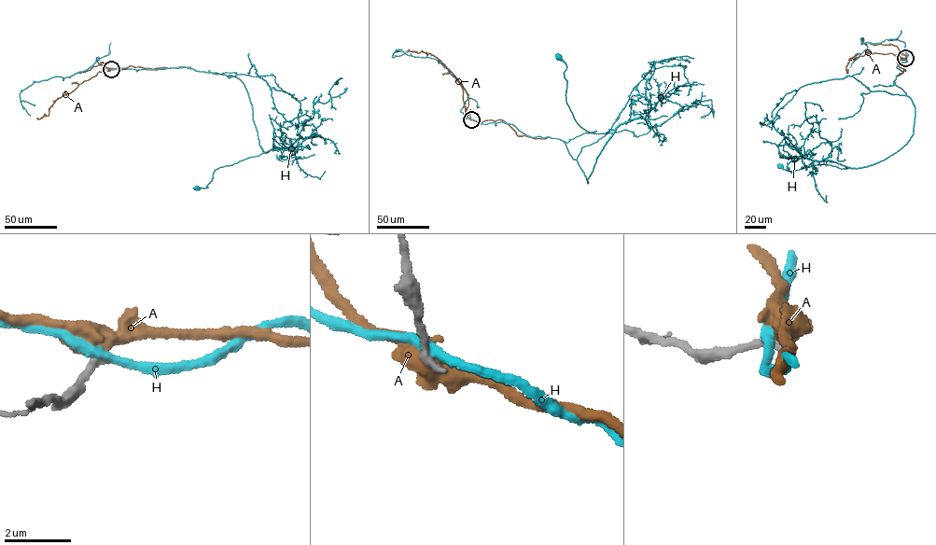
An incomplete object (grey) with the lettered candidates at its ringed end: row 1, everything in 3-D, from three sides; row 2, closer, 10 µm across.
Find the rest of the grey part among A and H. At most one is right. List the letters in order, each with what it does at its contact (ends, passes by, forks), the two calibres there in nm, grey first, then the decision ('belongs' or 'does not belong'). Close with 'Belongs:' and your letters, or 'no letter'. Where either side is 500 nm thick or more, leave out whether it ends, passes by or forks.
A: 240/500 nm | does not belong
H: it passes by | 240/280 nm | does not belong
Belongs: no letter

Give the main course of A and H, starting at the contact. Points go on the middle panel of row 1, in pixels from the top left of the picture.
A: (470, 119), (466, 113), (461, 86), (445, 65), (429, 53), (409, 48)
H: (470, 118), (560, 139), (587, 183), (614, 130), (591, 132), (579, 124), (566, 101), (566, 66), (560, 58)

